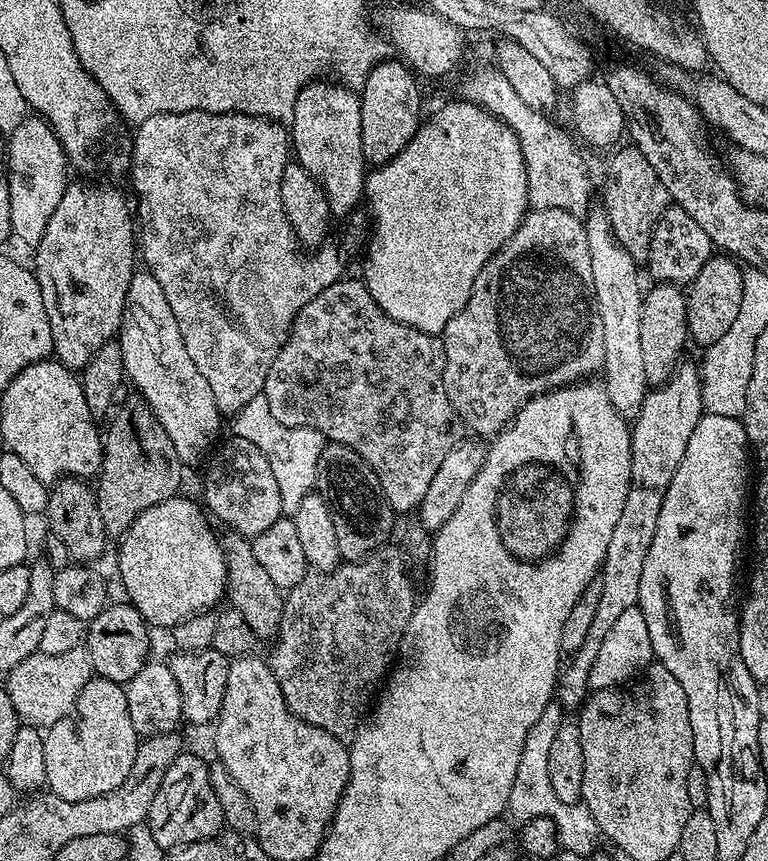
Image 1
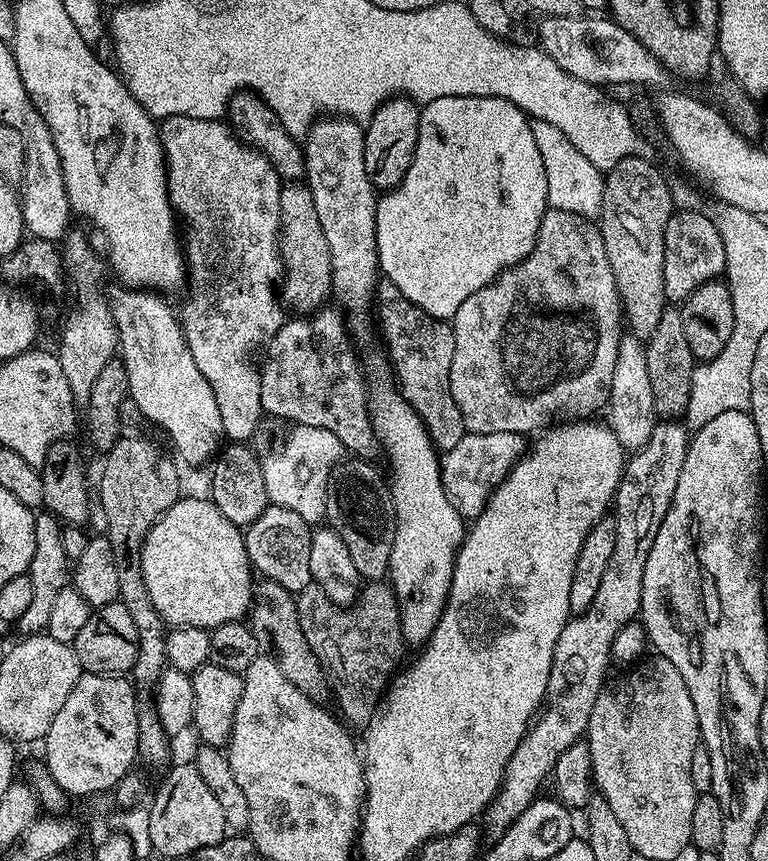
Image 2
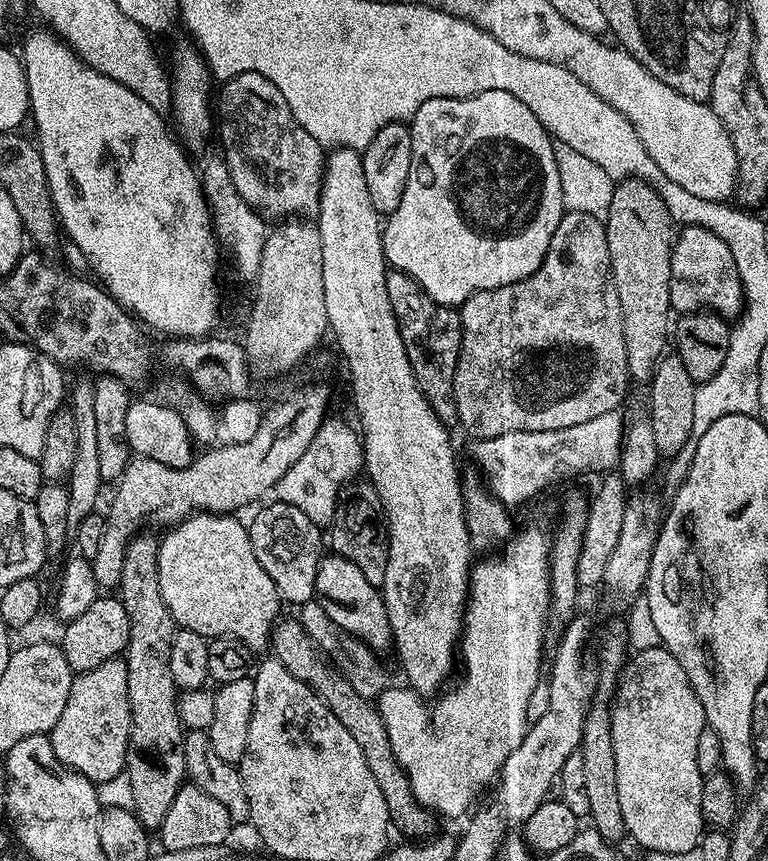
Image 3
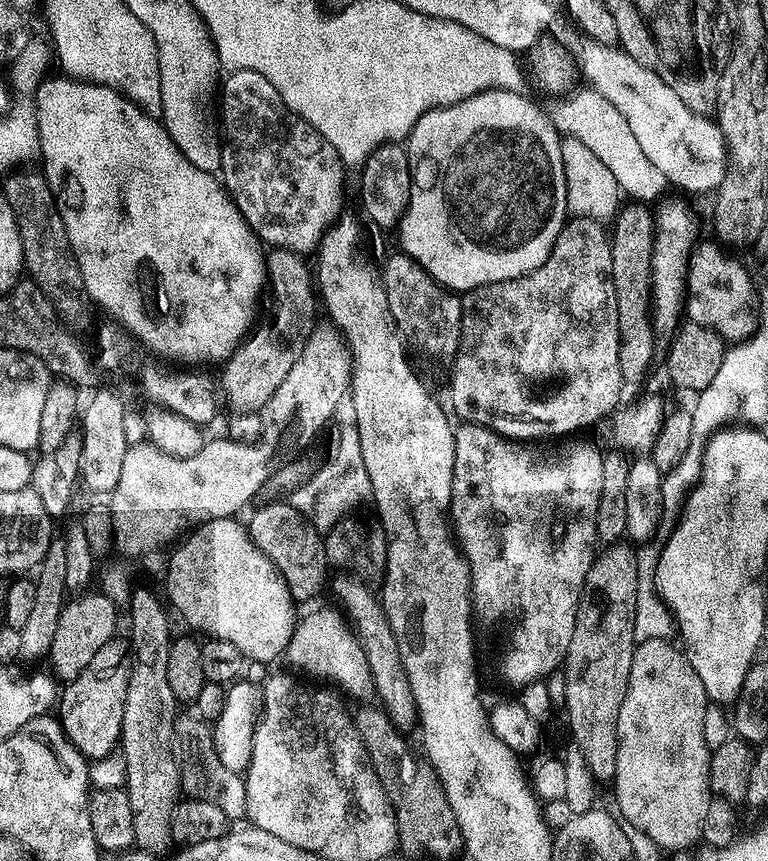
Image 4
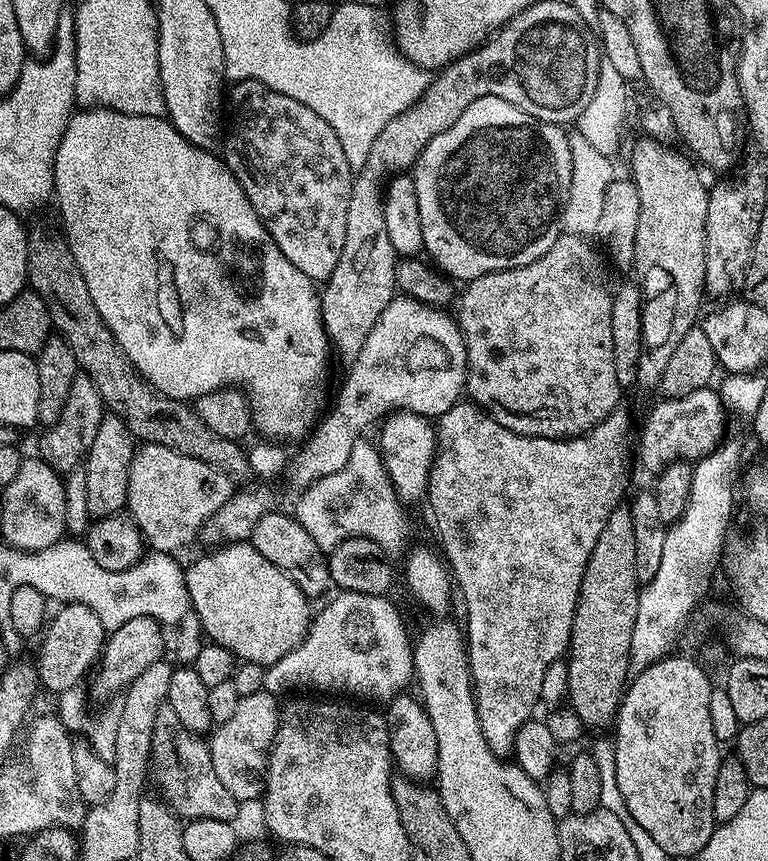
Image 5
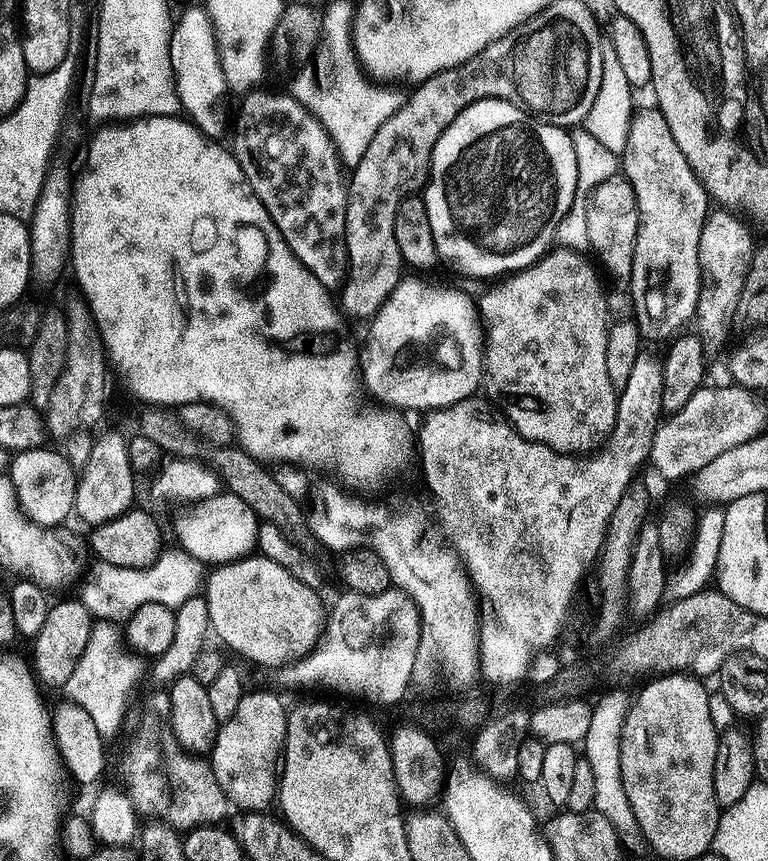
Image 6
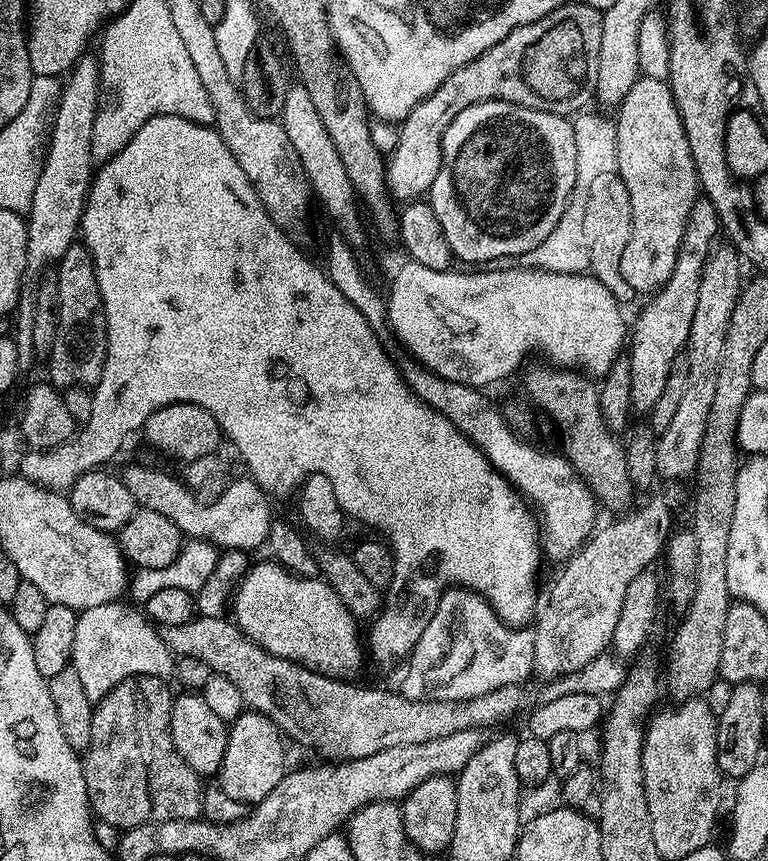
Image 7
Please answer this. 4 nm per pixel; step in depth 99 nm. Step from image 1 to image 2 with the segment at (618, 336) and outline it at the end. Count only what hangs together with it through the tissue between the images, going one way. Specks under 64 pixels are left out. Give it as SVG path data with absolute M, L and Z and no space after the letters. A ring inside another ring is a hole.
M633 334L621 335L618 346L618 362L614 362L614 382L610 382L610 398L606 405L606 423L625 453L637 452L650 440L650 434L658 423L654 408L653 388L650 386L646 364L645 341Z

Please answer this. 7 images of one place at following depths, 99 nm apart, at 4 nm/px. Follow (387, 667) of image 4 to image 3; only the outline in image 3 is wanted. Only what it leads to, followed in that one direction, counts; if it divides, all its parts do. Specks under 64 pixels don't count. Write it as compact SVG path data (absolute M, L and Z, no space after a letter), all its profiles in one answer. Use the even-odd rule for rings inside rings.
M335 554L321 555L315 599L341 630L349 632L351 636L357 636L373 652L384 654L387 648L389 651L393 647L390 618L386 614L381 589L366 582L366 574L362 574L362 570L354 566L354 562Z

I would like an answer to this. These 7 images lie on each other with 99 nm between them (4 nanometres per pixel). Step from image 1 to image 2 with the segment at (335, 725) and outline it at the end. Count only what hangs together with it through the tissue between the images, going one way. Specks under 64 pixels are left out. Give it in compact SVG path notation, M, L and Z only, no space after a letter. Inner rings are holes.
M384 582L365 583L355 604L345 606L330 602L323 590L311 583L296 596L296 605L302 634L306 634L310 650L324 667L331 699L336 699L340 707L339 715L349 725L367 726L392 677L401 667L400 659L406 649L400 611L391 587Z

